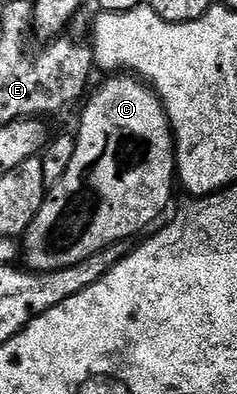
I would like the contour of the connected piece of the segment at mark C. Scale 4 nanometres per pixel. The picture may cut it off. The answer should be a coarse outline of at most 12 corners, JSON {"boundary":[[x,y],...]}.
{"boundary":[[113,75],[84,102],[67,175],[23,261],[46,273],[128,242],[168,207],[161,98]]}

